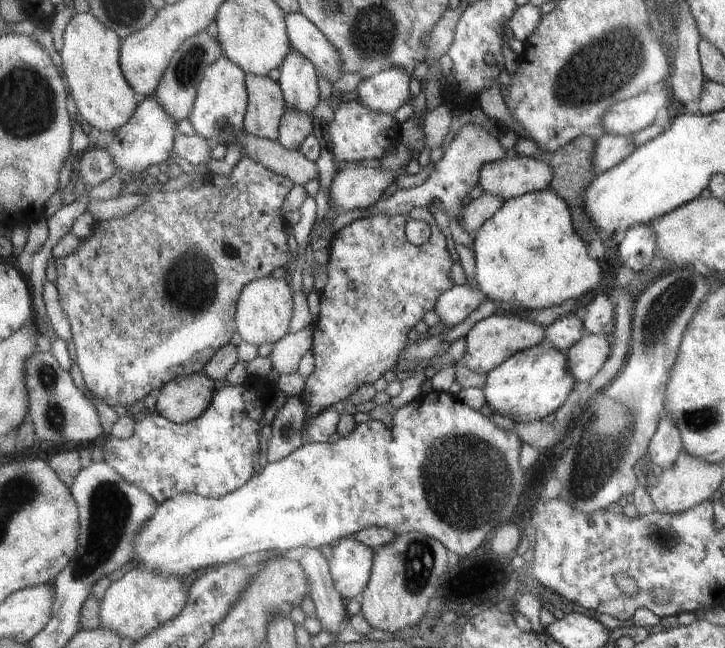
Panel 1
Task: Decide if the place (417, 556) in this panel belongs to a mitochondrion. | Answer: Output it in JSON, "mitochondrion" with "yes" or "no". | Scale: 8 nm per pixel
{"mitochondrion":"yes"}

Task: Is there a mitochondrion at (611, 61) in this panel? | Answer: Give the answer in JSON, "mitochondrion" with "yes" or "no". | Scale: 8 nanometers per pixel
{"mitochondrion":"yes"}

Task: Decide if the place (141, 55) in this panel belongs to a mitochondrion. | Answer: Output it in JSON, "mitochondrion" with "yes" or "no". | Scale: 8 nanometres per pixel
{"mitochondrion":"no"}

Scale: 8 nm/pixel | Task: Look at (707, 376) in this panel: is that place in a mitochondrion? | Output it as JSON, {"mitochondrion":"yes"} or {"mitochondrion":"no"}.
{"mitochondrion":"no"}

